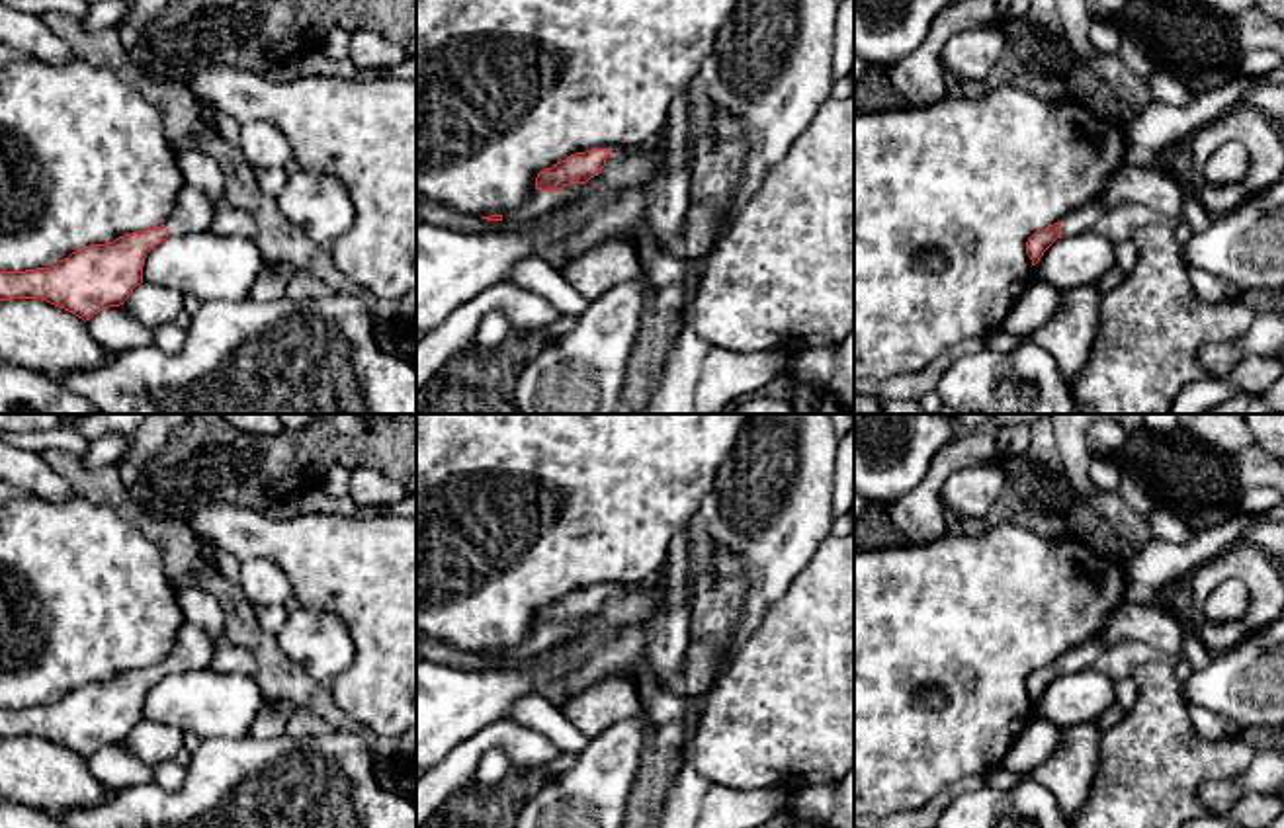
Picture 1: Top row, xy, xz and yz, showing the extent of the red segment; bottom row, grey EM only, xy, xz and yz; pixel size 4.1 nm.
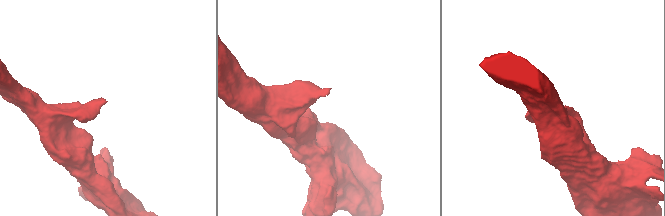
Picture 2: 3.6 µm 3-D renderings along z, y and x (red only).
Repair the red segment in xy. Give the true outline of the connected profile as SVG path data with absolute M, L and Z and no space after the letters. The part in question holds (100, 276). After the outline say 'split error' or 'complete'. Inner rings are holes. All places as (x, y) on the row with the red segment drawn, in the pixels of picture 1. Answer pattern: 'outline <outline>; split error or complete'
outline M186 184L172 215L160 227L90 244L51 268L0 271L0 301L39 299L86 322L129 299L143 283L143 266L150 250L168 236L211 230L215 211L205 191Z; split error

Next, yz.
outline M1092 199L1083 203L1081 207L1063 215L1057 223L1034 232L1026 242L1026 254L1032 260L1032 266L1040 262L1044 252L1057 240L1065 236L1083 234L1092 230L1100 215L1106 211L1102 199Z; split error

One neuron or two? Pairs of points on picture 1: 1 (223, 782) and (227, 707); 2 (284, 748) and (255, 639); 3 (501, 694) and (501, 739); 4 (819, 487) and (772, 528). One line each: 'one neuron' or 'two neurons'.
1: two neurons
2: two neurons
3: two neurons
4: one neuron

